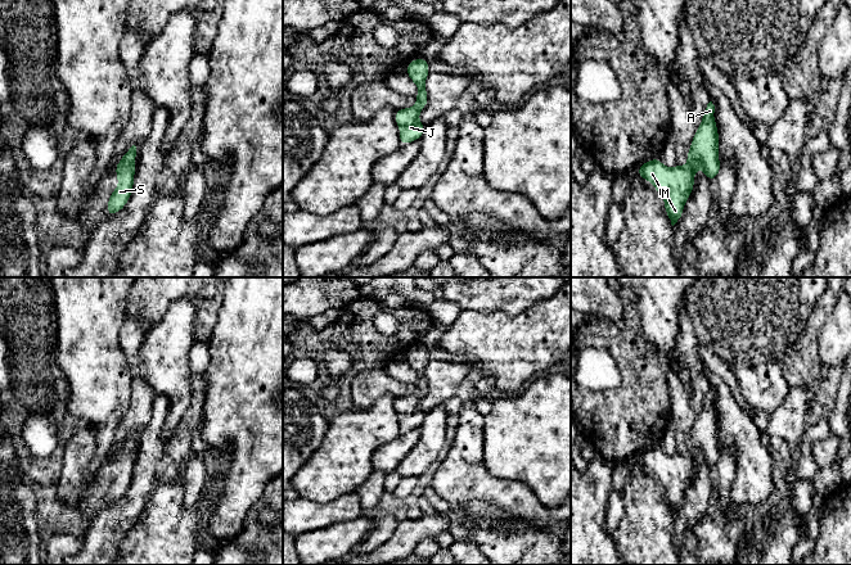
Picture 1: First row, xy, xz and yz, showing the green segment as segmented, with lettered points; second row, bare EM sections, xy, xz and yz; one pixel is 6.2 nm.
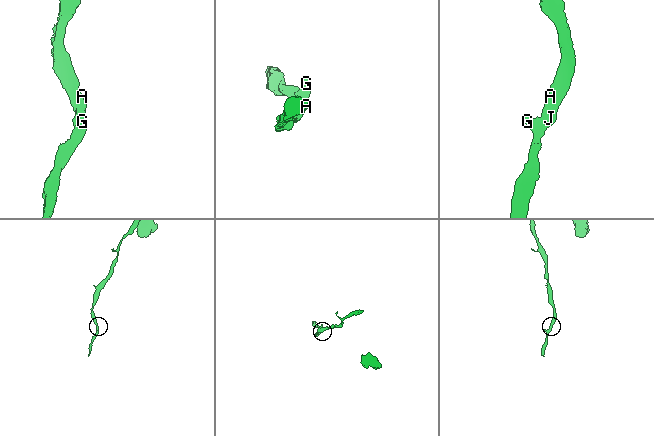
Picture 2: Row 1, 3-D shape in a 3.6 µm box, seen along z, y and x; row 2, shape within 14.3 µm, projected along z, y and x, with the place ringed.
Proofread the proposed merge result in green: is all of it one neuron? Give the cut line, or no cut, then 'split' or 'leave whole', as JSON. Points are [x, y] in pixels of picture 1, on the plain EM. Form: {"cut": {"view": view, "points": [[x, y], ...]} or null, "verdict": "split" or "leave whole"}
{"cut": null, "verdict": "leave whole"}

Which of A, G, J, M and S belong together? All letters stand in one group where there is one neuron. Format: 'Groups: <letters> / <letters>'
Groups: A G J M S

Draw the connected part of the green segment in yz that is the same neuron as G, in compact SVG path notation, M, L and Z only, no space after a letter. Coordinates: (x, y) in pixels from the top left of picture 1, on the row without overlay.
M712 389L704 396L702 411L697 416L688 439L688 452L668 456L659 446L644 449L638 462L653 471L665 488L665 498L674 514L683 503L684 493L694 475L694 461L702 456L706 465L716 467L721 451L719 449L719 419L713 406Z

